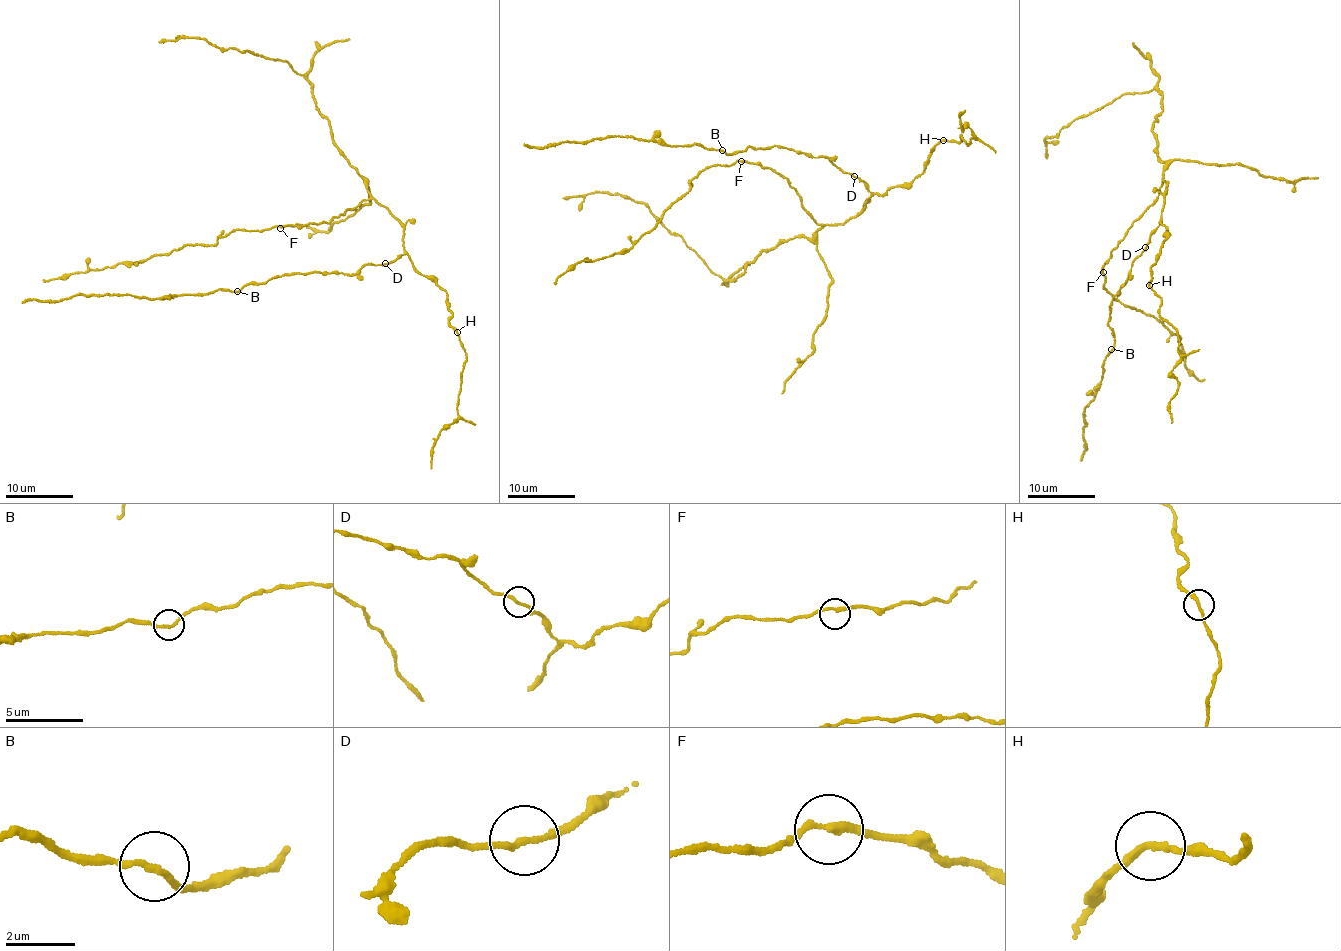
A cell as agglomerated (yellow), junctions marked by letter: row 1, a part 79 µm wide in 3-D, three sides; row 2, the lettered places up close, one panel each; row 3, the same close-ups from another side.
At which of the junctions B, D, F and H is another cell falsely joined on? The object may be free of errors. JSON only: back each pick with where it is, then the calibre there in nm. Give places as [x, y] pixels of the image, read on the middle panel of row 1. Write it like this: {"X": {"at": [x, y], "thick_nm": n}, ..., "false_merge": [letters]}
{"false_merge": []}

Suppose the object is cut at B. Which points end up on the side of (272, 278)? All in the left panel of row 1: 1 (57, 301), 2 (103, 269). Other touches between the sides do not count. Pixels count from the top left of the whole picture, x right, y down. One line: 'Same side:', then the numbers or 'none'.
Same side: 2

